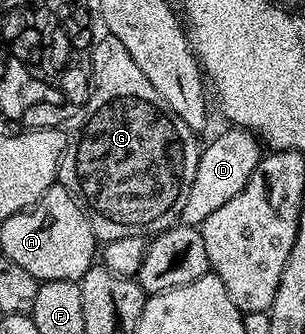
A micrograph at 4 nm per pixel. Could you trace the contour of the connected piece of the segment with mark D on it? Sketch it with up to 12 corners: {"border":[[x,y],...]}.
{"border":[[227,127],[202,146],[182,224],[202,226],[249,183],[261,142]]}

